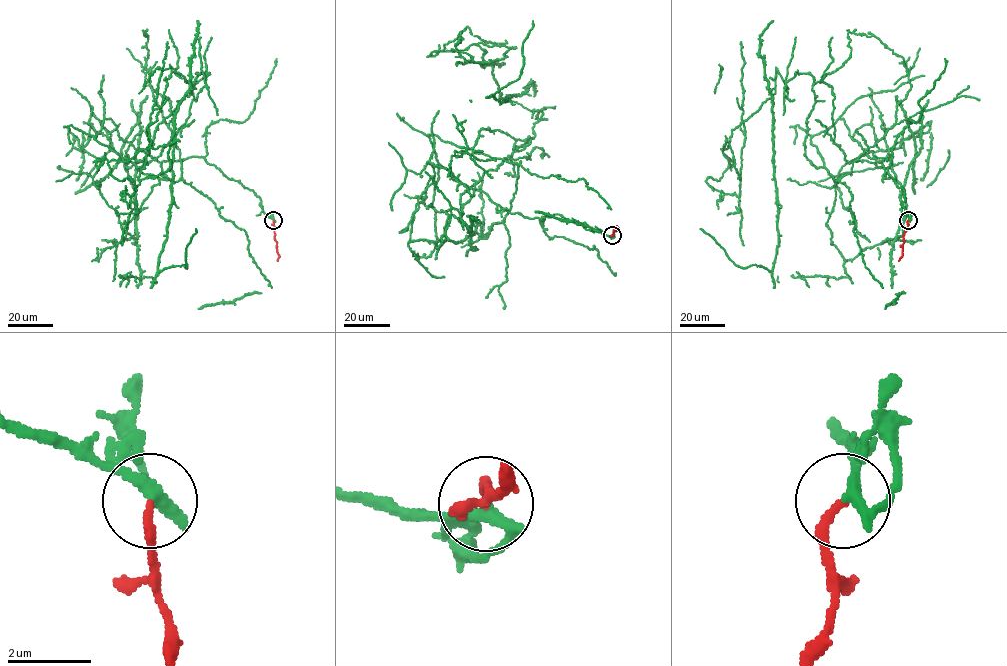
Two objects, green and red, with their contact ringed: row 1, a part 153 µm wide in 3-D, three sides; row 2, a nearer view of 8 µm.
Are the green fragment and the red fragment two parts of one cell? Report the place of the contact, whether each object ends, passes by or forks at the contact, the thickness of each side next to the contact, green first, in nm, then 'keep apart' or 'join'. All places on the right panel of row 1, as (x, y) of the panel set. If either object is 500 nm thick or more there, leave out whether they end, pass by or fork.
(908, 220) | green passes by | red ends | 280/200 nm | keep apart

